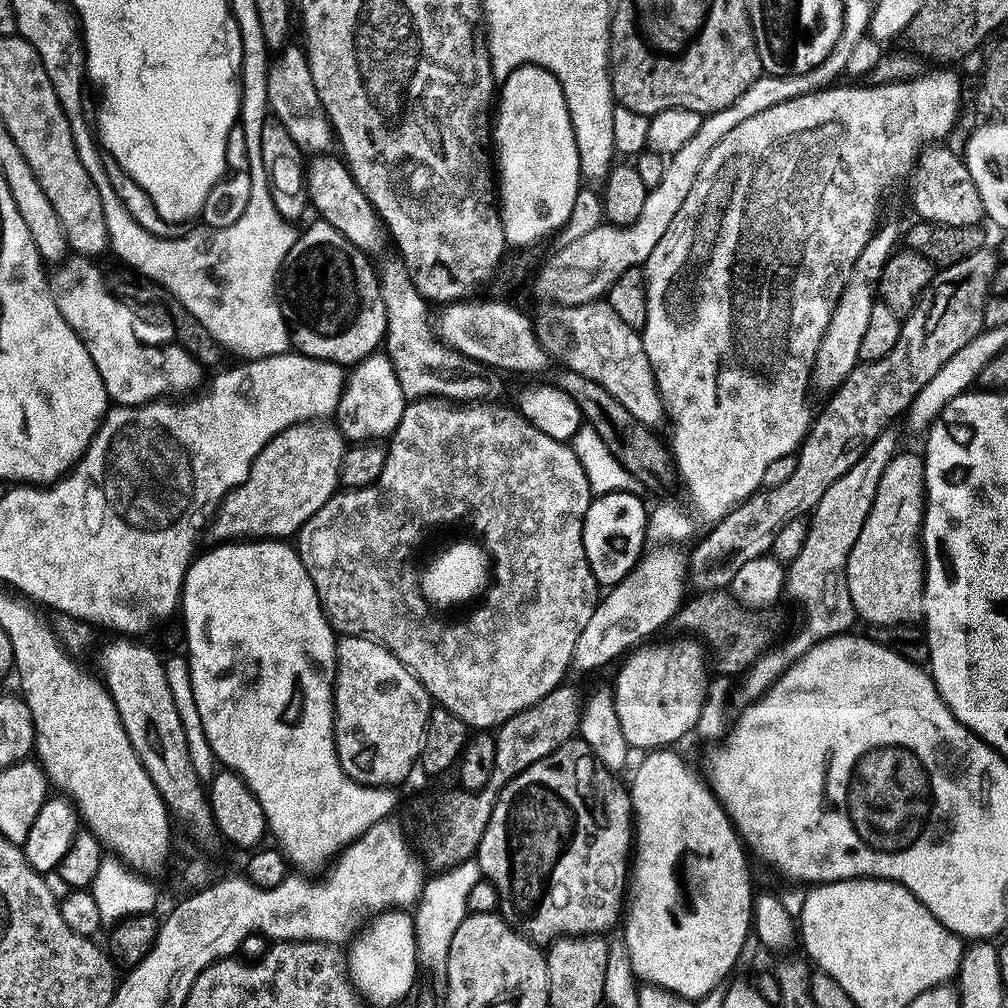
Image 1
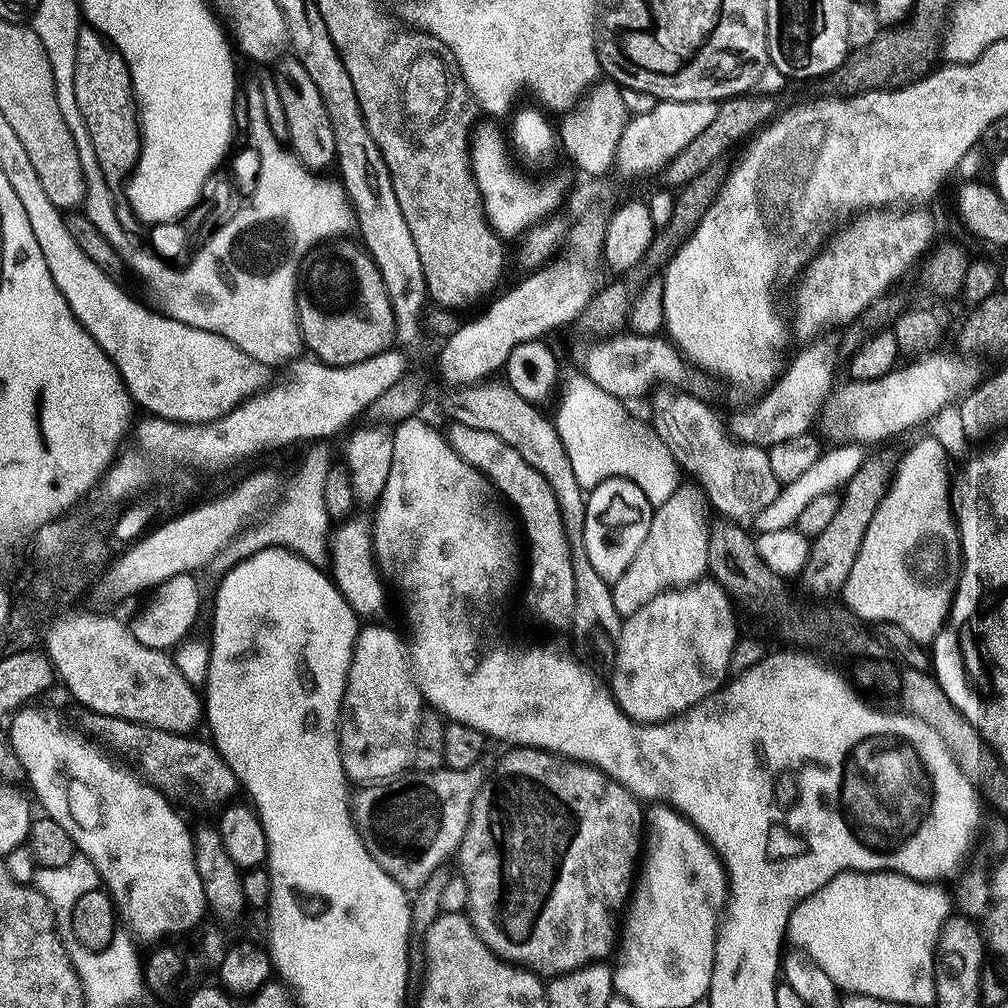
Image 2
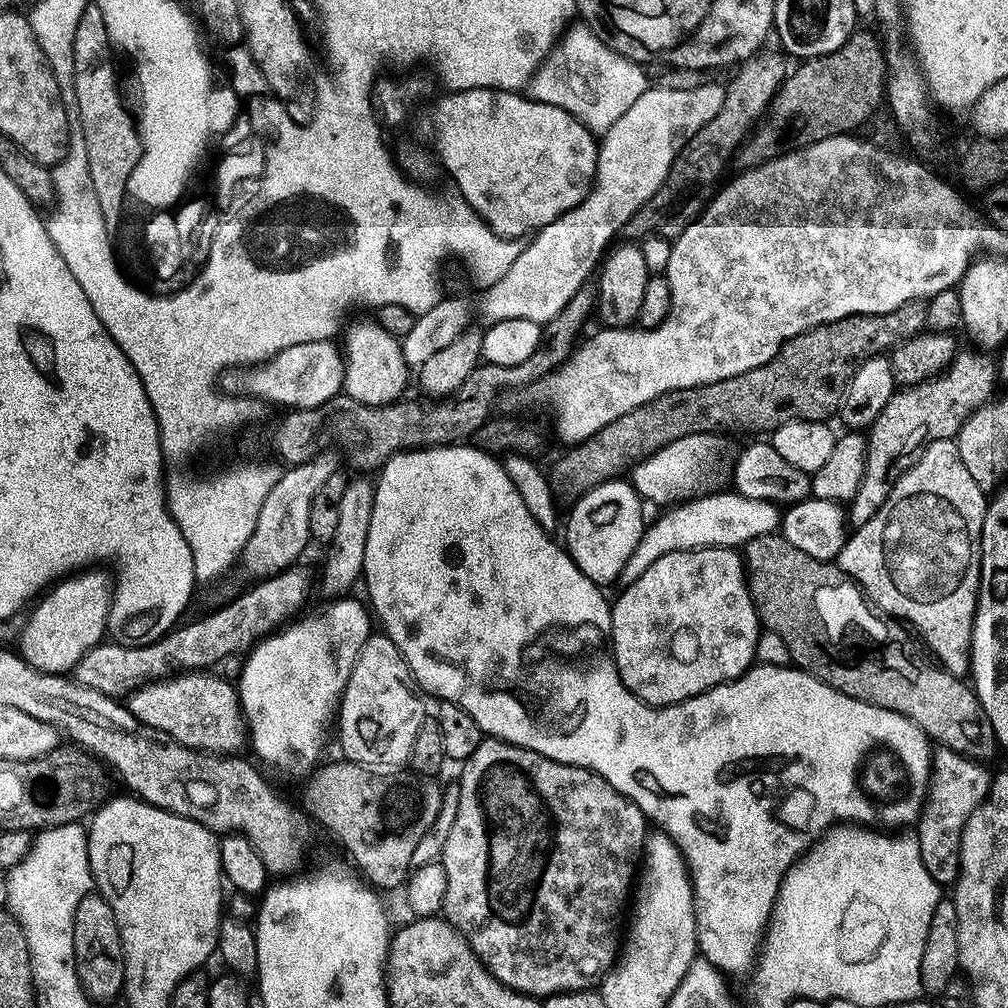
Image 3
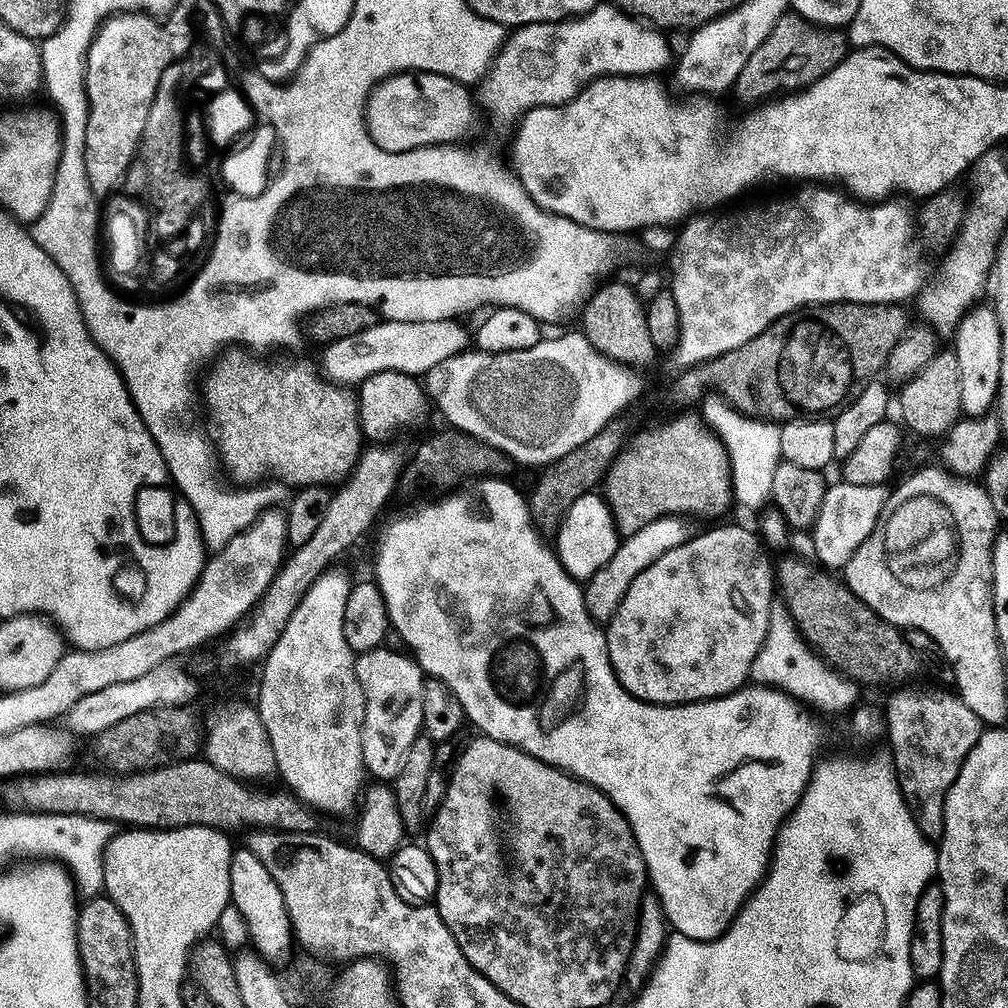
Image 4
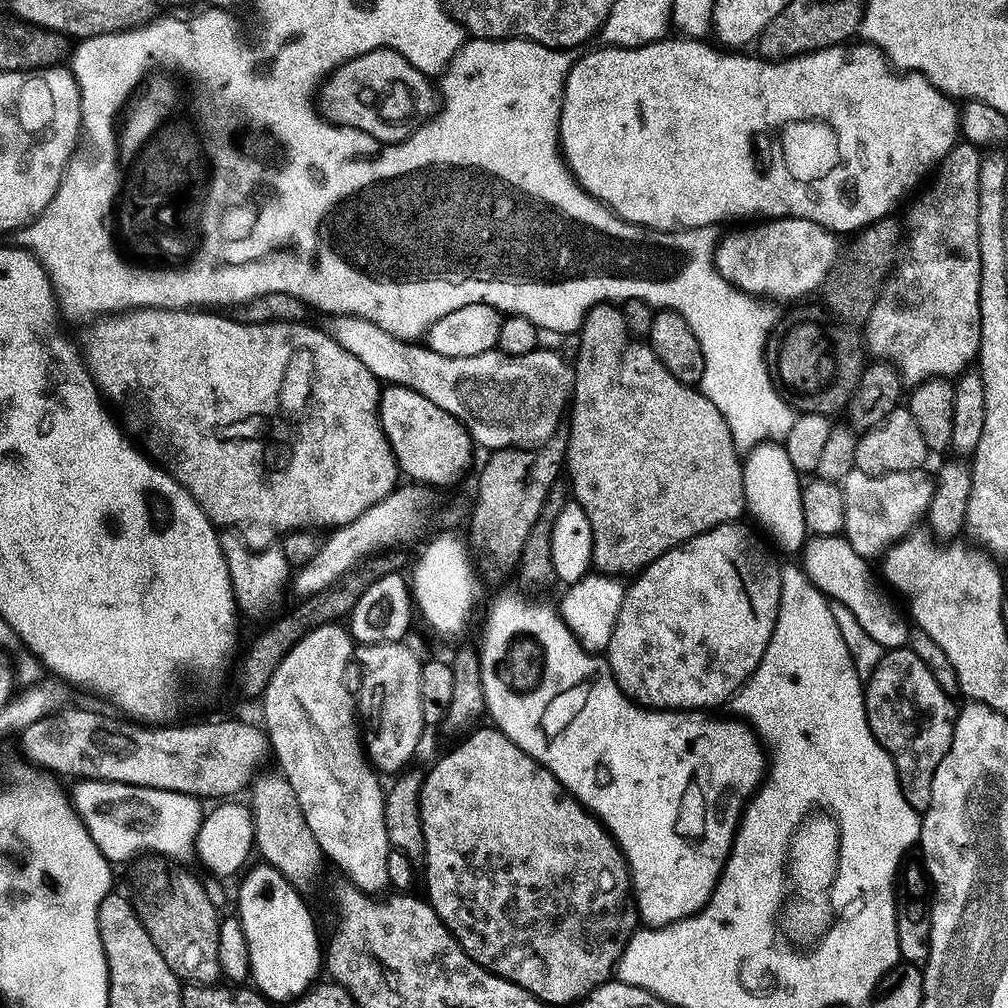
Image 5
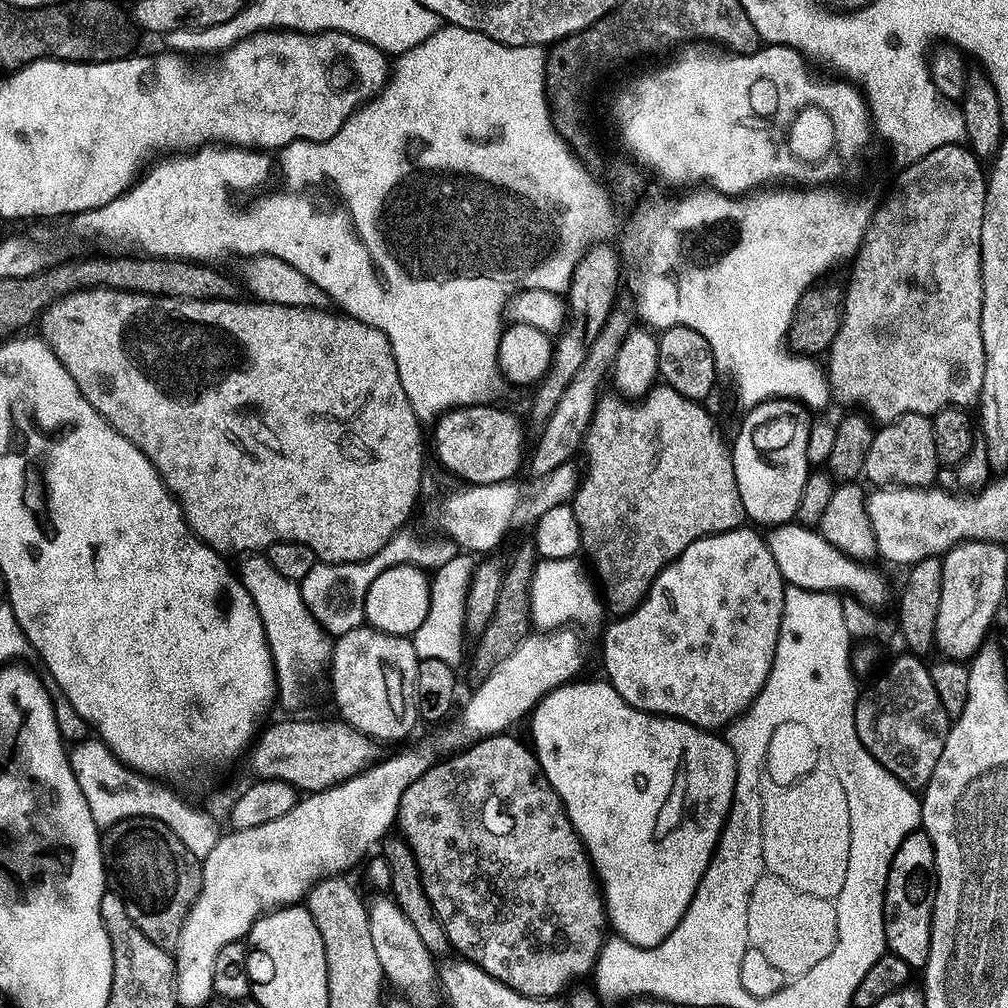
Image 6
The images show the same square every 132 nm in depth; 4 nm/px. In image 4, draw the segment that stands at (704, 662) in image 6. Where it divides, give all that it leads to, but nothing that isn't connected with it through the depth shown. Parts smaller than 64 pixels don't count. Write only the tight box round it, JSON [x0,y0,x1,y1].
[607,524,774,704]

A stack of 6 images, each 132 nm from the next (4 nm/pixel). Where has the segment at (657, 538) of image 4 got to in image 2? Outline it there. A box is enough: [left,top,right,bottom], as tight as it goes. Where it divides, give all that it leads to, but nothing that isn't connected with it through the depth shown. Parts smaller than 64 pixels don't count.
[753,443,868,532]

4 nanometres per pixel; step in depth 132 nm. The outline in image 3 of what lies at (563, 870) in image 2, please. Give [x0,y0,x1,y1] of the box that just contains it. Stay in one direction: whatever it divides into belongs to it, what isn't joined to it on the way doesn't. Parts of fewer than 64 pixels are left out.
[442,738,650,998]

